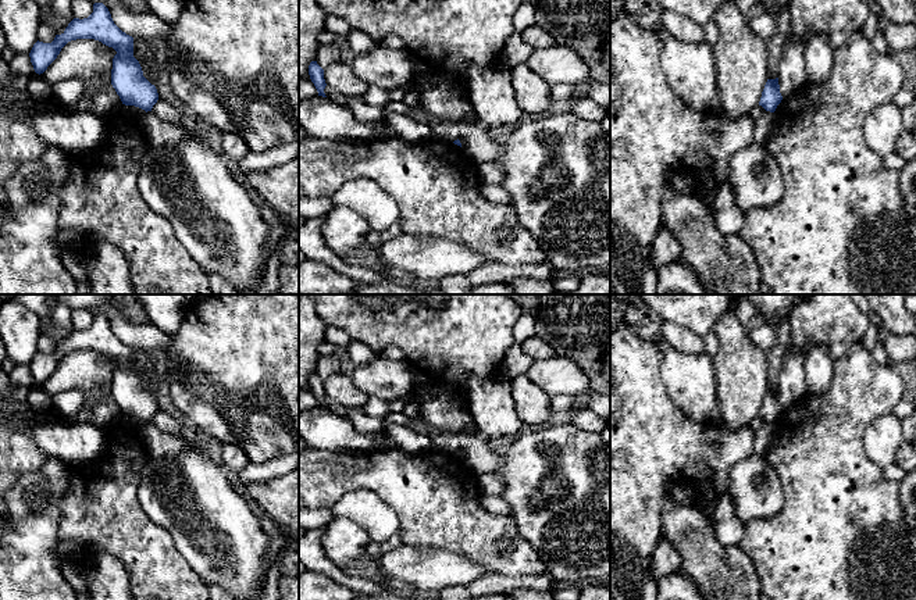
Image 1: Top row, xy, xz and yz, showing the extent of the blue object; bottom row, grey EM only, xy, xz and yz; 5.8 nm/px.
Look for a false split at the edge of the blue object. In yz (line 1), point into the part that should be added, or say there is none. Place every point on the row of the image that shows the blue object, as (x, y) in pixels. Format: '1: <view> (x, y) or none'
1: none

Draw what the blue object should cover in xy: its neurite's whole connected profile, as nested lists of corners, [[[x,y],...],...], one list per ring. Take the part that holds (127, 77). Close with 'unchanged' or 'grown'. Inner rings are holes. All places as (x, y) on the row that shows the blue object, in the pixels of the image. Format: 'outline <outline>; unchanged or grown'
outline [[[103,3],[93,4],[93,12],[83,19],[74,18],[61,35],[56,35],[51,43],[36,42],[29,53],[31,62],[36,74],[43,74],[47,67],[57,58],[61,49],[71,40],[95,39],[113,47],[117,54],[113,58],[111,85],[120,96],[122,104],[135,106],[152,111],[158,100],[158,93],[145,76],[139,61],[133,57],[133,38],[122,32],[113,21],[108,8]]]; unchanged

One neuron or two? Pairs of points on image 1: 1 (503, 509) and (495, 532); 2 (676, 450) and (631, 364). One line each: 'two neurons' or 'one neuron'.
1: two neurons
2: one neuron

